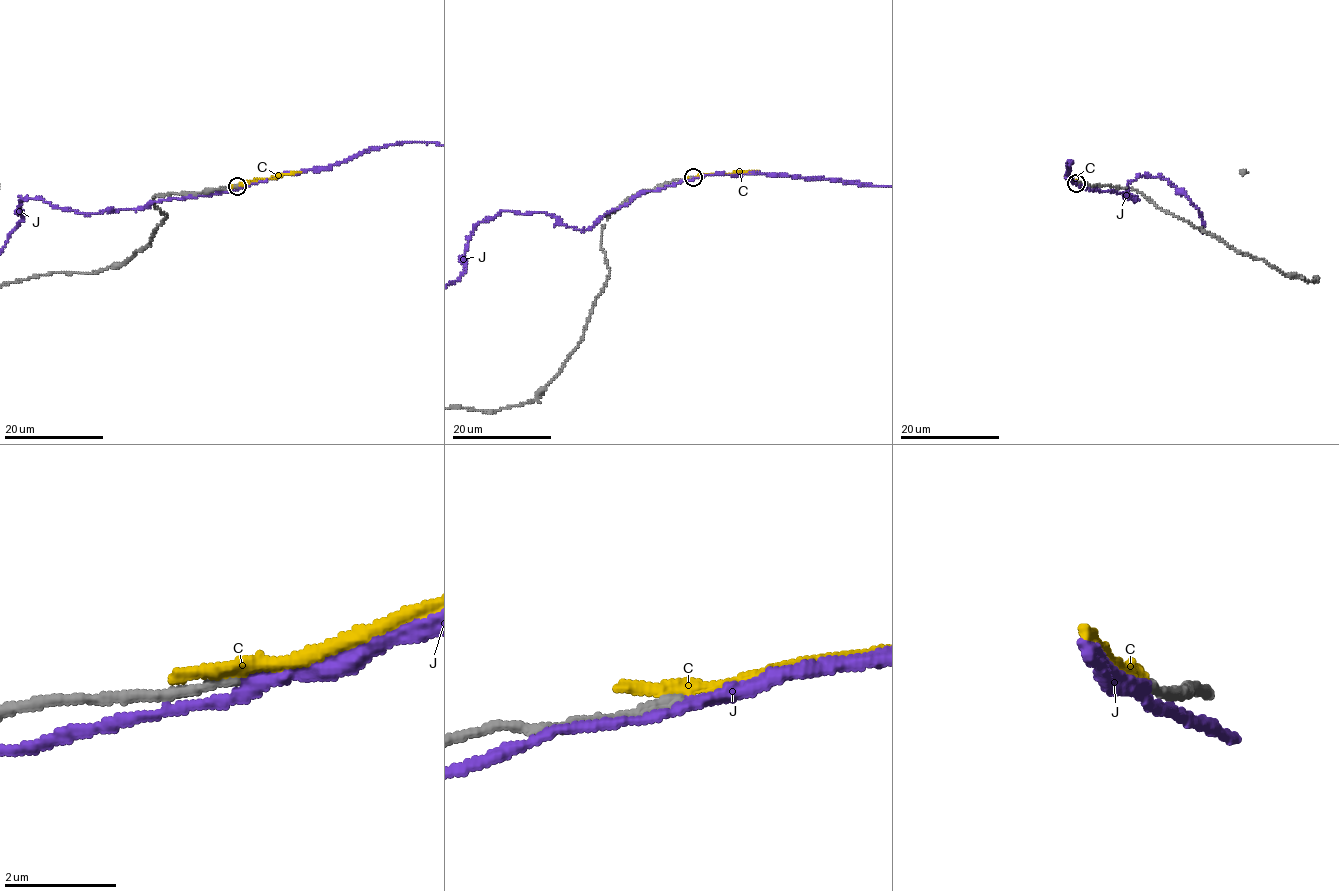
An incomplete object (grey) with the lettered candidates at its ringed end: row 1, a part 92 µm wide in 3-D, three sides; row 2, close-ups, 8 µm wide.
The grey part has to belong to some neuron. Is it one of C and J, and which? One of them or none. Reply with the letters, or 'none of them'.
J

